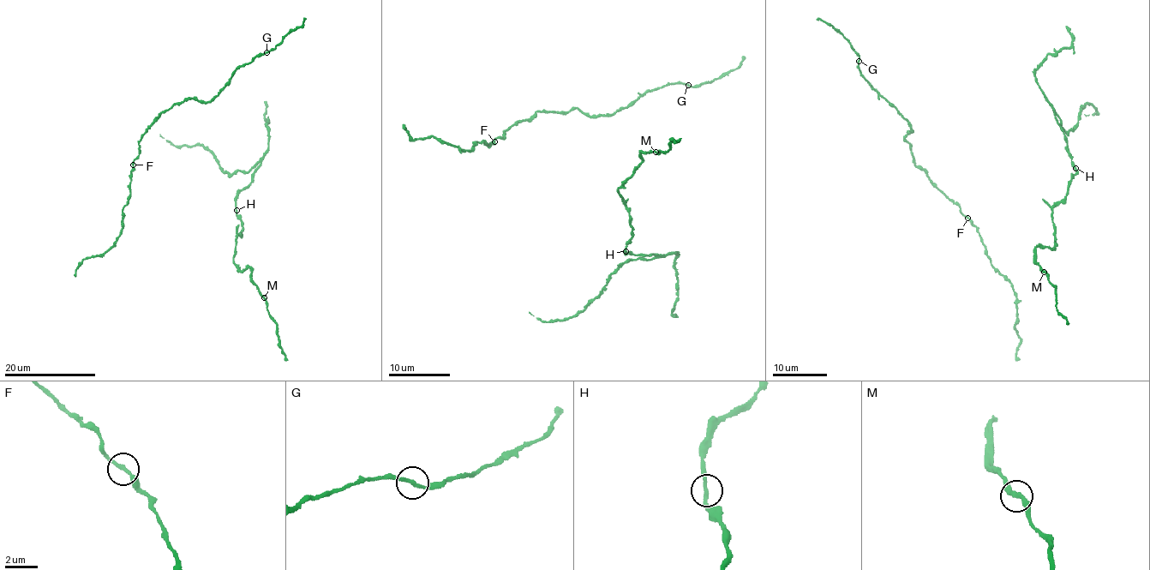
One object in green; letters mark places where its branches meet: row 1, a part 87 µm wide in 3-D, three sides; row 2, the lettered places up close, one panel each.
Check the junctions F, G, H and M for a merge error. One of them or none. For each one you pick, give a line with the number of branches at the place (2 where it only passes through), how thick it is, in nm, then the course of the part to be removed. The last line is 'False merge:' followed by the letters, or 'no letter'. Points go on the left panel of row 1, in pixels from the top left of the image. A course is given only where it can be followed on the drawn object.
False merge: no letter

